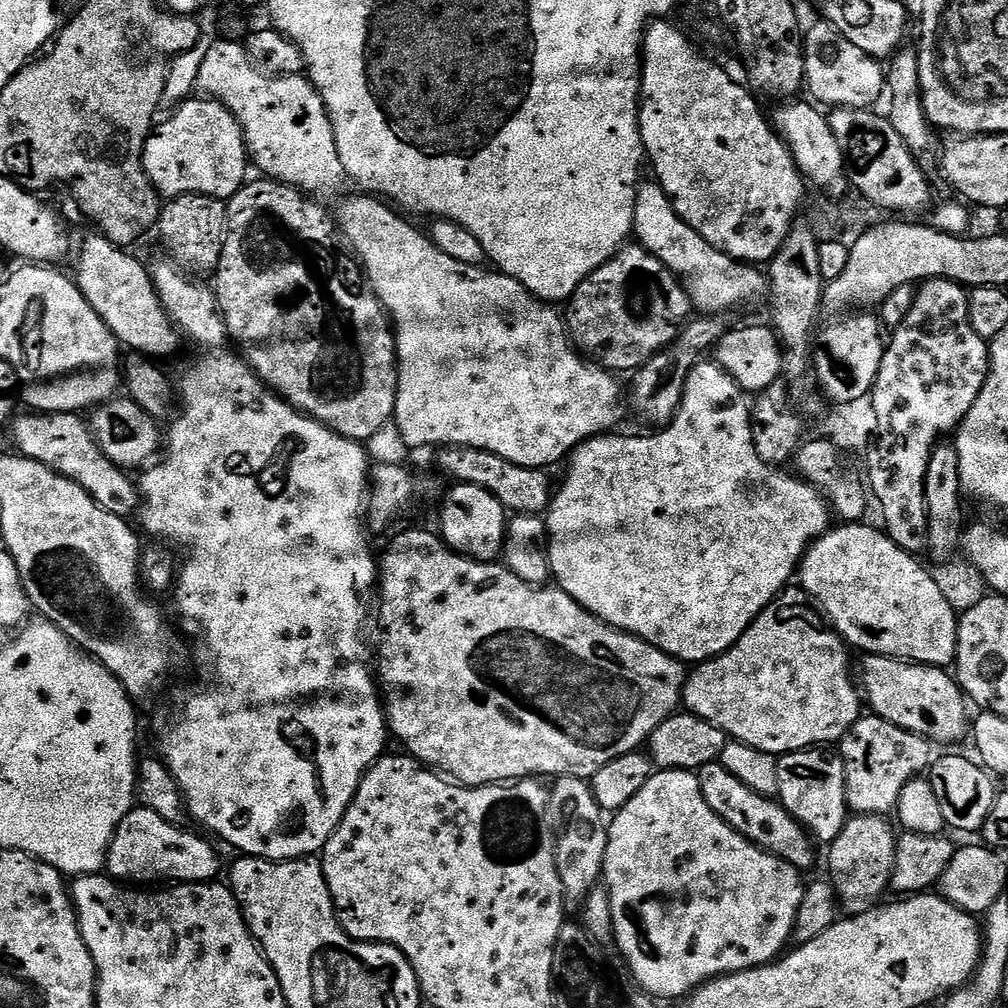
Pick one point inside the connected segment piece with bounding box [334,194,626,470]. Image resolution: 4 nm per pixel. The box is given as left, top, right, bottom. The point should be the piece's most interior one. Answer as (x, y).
(484, 364)

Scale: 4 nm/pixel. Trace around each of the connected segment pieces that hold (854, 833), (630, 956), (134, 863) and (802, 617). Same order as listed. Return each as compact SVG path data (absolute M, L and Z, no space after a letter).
M857 816L845 820L844 829L827 849L832 863L831 884L836 887L838 904L848 916L861 916L877 907L889 891L894 870L897 833L892 832L891 819L883 816Z
M660 770L622 806L619 812L611 817L608 826L608 845L604 855L603 883L610 894L610 910L614 914L615 947L620 947L623 963L632 971L637 984L657 1001L676 1000L687 997L696 991L707 980L714 980L717 976L729 976L731 972L745 972L748 968L761 968L763 964L773 963L785 951L784 943L792 940L792 930L796 926L796 915L800 903L804 900L805 881L800 881L801 869L787 864L782 858L770 854L765 848L751 844L744 836L739 836L727 822L706 802L702 794L700 777L692 770Z
M143 806L132 809L126 818L118 826L114 838L108 847L108 859L106 861L107 875L120 882L131 882L136 886L152 886L155 880L160 882L175 882L176 884L207 884L215 881L220 872L220 860L212 849L211 839L203 840L201 833L187 832L180 824L171 824L162 818L162 814L154 814L154 810Z
M792 591L781 592L767 604L733 648L726 649L715 660L697 663L693 667L696 669L687 673L682 701L691 715L718 726L725 737L754 746L754 750L769 752L777 758L786 752L828 746L824 744L835 745L843 740L862 715L862 692L854 679L854 668L852 672L849 645L839 632L826 627L825 617L815 607L812 609L800 604L799 591Z

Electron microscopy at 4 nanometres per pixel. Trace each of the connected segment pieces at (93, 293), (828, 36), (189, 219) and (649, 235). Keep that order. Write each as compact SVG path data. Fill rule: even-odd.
M93 234L85 242L80 252L80 261L76 264L76 285L98 318L102 318L104 325L125 349L132 348L128 350L153 358L172 356L182 341L181 333L174 327L172 317L162 306L149 269L143 268L132 254L131 251L117 248L106 237Z
M819 22L811 29L807 29L804 37L804 61L806 62L806 92L809 97L817 105L825 106L829 109L854 107L871 109L874 104L878 103L886 92L886 68L881 61L876 60L870 54L866 54L866 50L858 50L858 46L854 46L854 42L843 36L839 30L832 24L827 22Z
M174 196L161 207L158 233L171 255L185 269L215 273L224 249L224 235L228 233L228 206L212 196Z
M659 182L641 183L636 189L632 230L640 247L657 256L684 285L692 307L700 314L729 314L769 295L767 275L759 267L743 263L717 250L709 237L698 234L685 217L674 210L672 199Z

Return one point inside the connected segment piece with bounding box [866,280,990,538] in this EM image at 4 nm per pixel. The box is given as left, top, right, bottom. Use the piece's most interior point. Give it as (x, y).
(933, 369)

